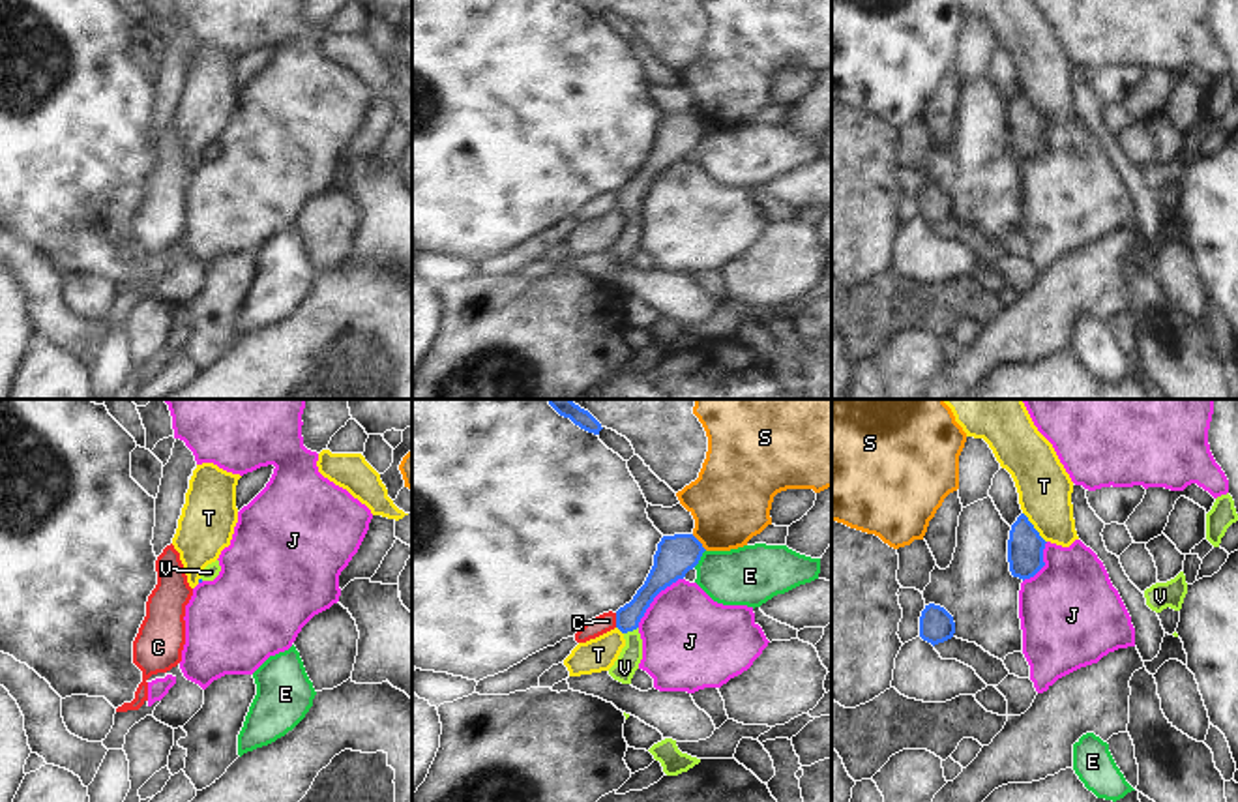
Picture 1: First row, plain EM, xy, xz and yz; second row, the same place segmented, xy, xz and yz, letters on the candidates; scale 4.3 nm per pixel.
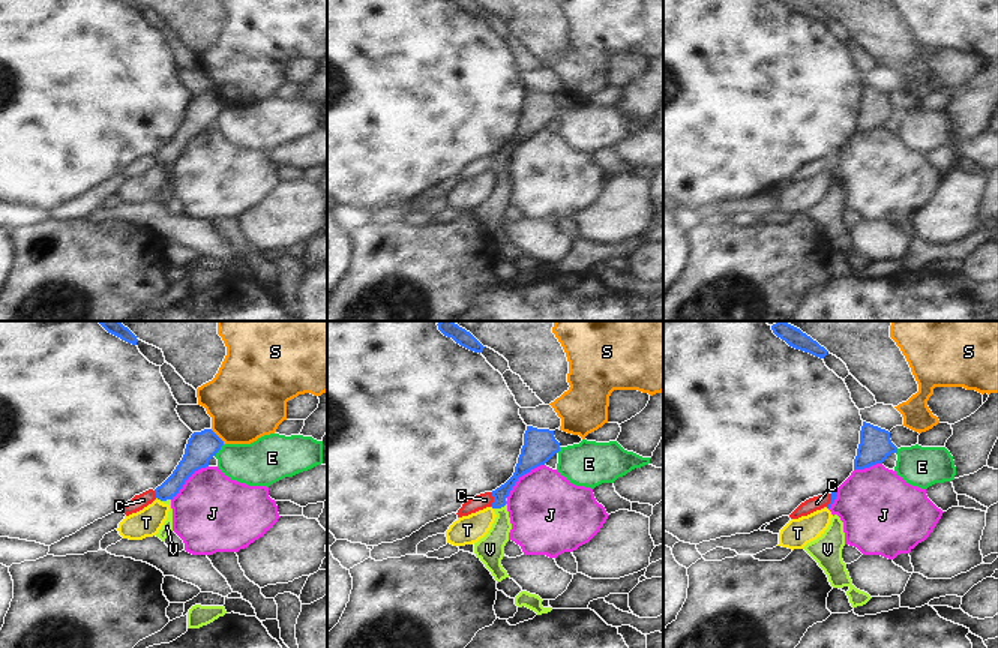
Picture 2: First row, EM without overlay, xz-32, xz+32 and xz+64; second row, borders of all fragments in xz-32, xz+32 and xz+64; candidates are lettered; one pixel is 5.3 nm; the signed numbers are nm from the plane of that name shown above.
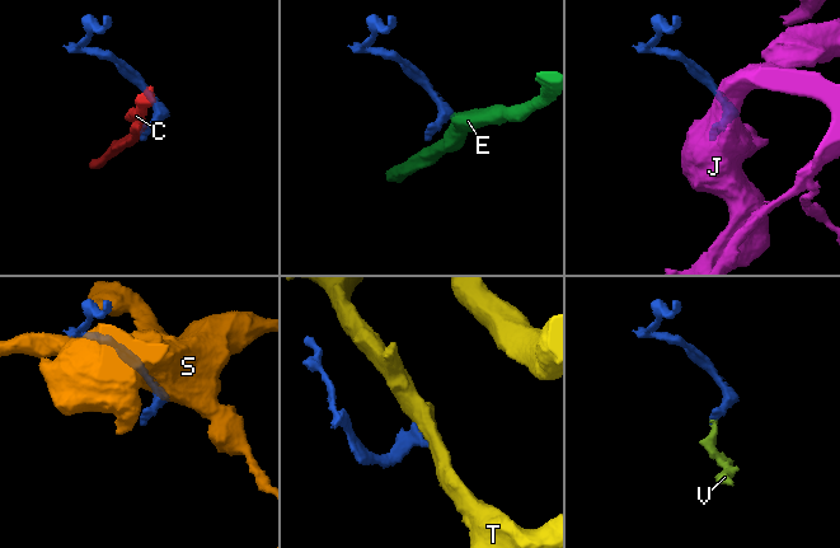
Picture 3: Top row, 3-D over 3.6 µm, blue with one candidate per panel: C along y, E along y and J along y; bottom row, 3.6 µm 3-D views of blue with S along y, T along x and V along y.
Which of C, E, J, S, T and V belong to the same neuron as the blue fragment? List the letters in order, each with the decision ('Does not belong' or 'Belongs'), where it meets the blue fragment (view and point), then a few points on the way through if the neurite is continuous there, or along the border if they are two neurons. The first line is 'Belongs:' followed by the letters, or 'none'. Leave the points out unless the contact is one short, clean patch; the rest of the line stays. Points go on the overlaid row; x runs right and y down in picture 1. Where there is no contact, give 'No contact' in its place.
Belongs: V
C: Does not belong. Touches blue at xz (617, 621). Boundary: xz (615, 613), (617, 626)
E: Does not belong. Touches blue at xz (699, 559). Boundary: xz (705, 549), (693, 566)
J: Does not belong. Touches blue at xz (654, 596). Boundary: xz (682, 578), (667, 585), (654, 598), (637, 626)
S: Does not belong. Touches blue at xz (699, 542). Boundary: xz (692, 534), (707, 549)
T: Does not belong. Touches blue at yz (1032, 527). Boundary: yz (1023, 512), (1046, 542)
V: Belongs. Touches blue at xz (630, 630). Path across: xz (628, 617), (630, 630), (630, 658), (624, 668).

